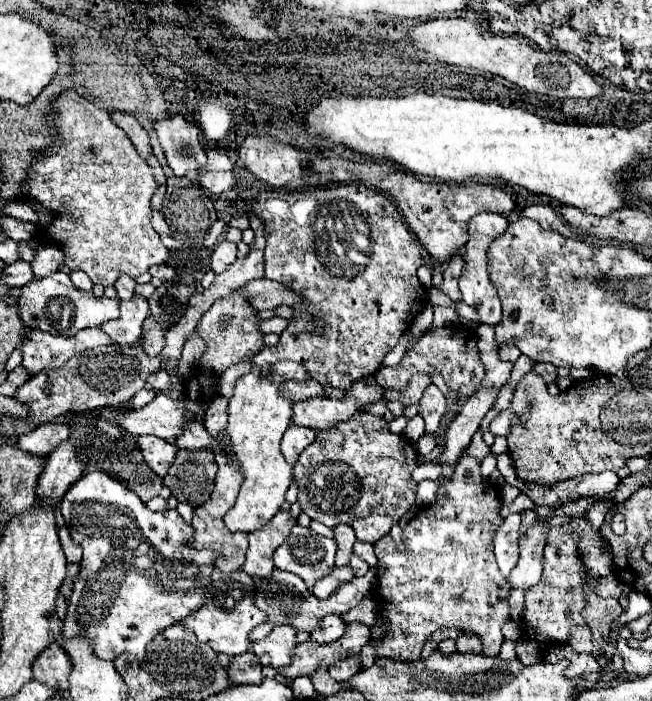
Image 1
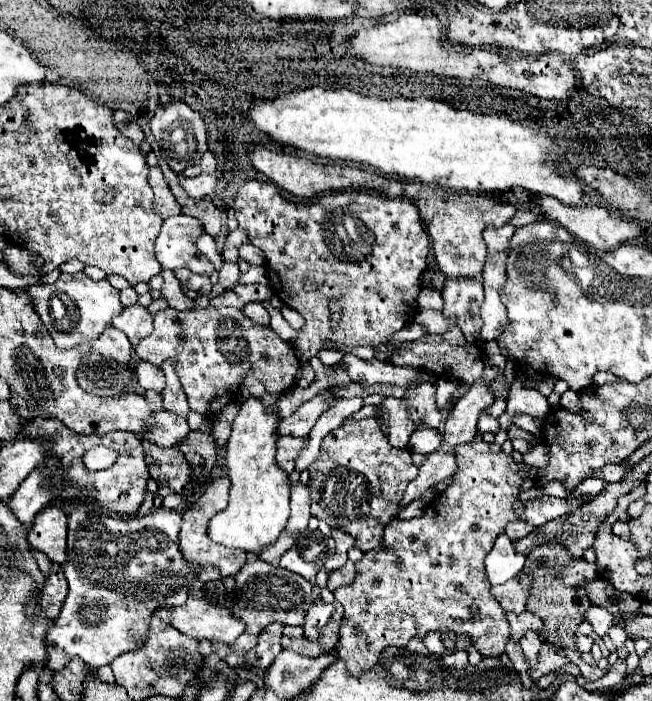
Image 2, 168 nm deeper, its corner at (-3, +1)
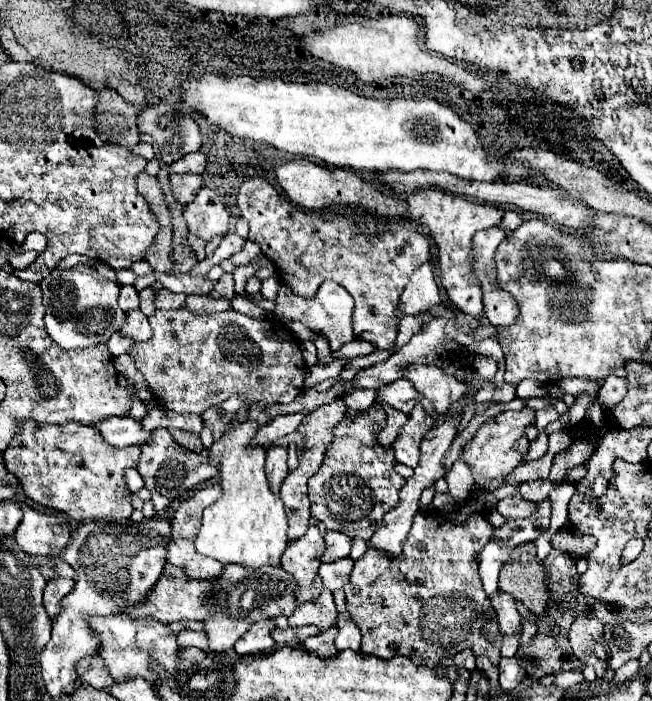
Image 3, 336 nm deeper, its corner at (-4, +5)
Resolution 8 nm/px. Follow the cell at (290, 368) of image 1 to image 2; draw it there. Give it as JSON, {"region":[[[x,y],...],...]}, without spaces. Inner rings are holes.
{"region":[[[165,308],[155,314],[153,332],[135,346],[135,352],[141,360],[151,362],[155,366],[161,366],[165,360],[173,360],[181,388],[189,400],[189,408],[203,416],[213,416],[225,404],[229,404],[237,388],[243,384],[247,372],[255,372],[255,376],[263,382],[267,394],[287,392],[299,372],[299,360],[295,356],[293,346],[281,340],[271,328],[259,326],[247,316],[243,316],[239,308],[193,308],[185,312]]]}

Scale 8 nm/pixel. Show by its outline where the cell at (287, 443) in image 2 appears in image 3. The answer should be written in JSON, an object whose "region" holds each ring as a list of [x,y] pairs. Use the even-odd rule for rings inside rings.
{"region":[[[270,446],[270,448],[268,448],[266,476],[268,476],[270,488],[272,488],[274,492],[280,490],[280,486],[282,486],[282,482],[284,482],[284,476],[290,474],[288,464],[286,464],[286,458],[288,458],[288,448],[286,448],[286,446]]]}

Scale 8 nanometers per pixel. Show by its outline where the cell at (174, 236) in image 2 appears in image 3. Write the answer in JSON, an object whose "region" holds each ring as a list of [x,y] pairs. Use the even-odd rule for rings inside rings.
{"region":[[[202,188],[194,202],[186,204],[184,218],[188,224],[188,246],[194,250],[198,261],[205,259],[205,245],[214,236],[228,232],[228,208],[218,194],[210,188]]]}

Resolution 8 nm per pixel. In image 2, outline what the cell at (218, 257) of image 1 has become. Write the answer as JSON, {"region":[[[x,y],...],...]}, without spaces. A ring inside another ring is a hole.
{"region":[[[229,262],[223,264],[223,268],[219,272],[219,284],[225,290],[229,290],[229,288],[239,284],[239,268],[237,268],[237,264],[229,264]]]}

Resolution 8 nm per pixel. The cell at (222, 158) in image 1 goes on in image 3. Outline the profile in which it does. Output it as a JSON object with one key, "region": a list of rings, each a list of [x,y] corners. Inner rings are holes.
{"region":[[[194,152],[188,154],[184,158],[180,158],[178,162],[170,164],[170,174],[202,174],[206,170],[206,156],[202,152]]]}

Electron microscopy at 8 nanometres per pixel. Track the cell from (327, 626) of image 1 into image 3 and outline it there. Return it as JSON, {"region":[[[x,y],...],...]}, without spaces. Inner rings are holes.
{"region":[[[322,590],[320,598],[316,598],[314,602],[300,604],[300,608],[288,618],[288,622],[290,622],[292,628],[314,624],[320,630],[328,630],[336,622],[336,616],[338,616],[338,612],[336,612],[336,606],[334,606],[332,592]]]}

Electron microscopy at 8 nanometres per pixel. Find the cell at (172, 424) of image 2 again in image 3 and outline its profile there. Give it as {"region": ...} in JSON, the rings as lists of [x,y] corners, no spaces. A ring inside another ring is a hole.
{"region":[[[120,416],[112,420],[102,420],[102,424],[96,426],[100,434],[110,440],[112,444],[124,448],[132,444],[144,444],[152,438],[152,430],[146,430],[142,426],[142,420],[136,420],[134,416]]]}

